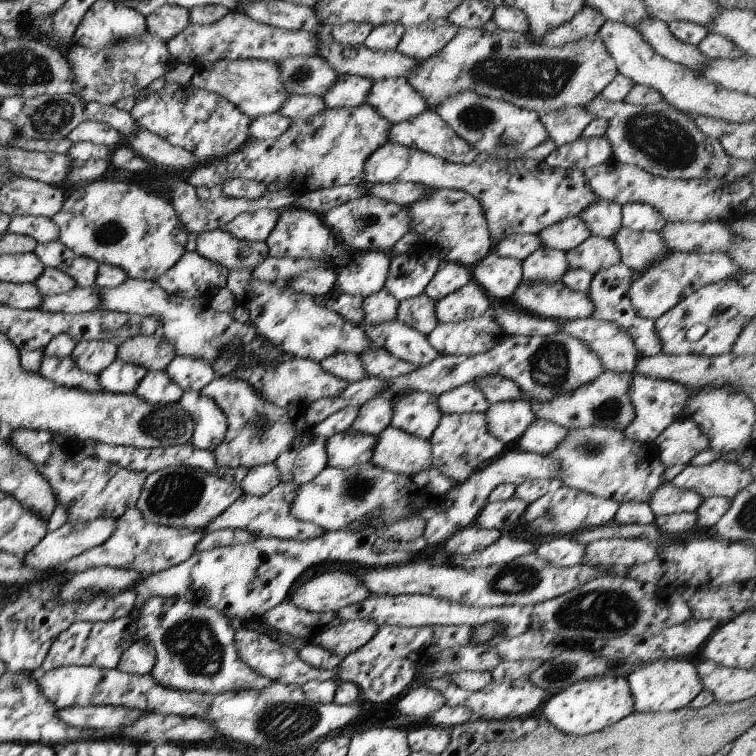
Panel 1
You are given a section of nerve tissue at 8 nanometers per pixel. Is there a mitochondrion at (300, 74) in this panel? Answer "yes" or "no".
yes

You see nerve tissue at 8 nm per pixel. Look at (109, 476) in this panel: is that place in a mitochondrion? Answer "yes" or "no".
no

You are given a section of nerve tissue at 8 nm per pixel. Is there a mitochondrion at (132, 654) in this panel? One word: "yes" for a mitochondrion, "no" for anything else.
no

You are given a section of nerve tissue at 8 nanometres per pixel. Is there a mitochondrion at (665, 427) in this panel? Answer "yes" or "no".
no

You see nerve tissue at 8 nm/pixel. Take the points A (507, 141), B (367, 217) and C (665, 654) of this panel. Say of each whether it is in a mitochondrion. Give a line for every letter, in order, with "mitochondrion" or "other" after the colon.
A: mitochondrion
B: mitochondrion
C: other

